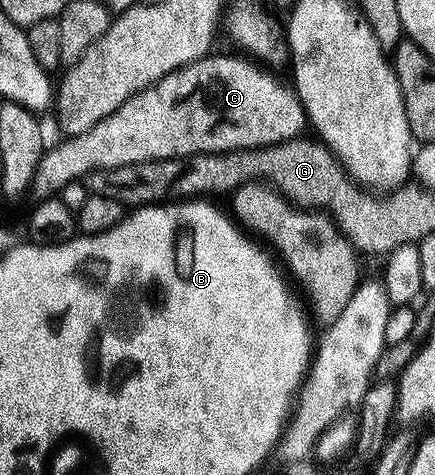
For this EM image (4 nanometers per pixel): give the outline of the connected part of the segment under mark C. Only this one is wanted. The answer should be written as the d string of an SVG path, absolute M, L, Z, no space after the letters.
M211 53L209 58L193 62L191 66L164 76L152 88L132 96L120 112L112 112L108 120L100 120L96 128L83 135L67 137L59 146L51 145L42 159L34 178L32 194L45 200L58 195L64 188L81 183L92 172L104 172L108 168L128 168L128 164L144 164L156 160L191 158L197 154L227 154L233 150L259 150L262 146L279 146L307 133L308 119L302 101L289 85L286 86L265 65L249 57L233 58L230 54Z

